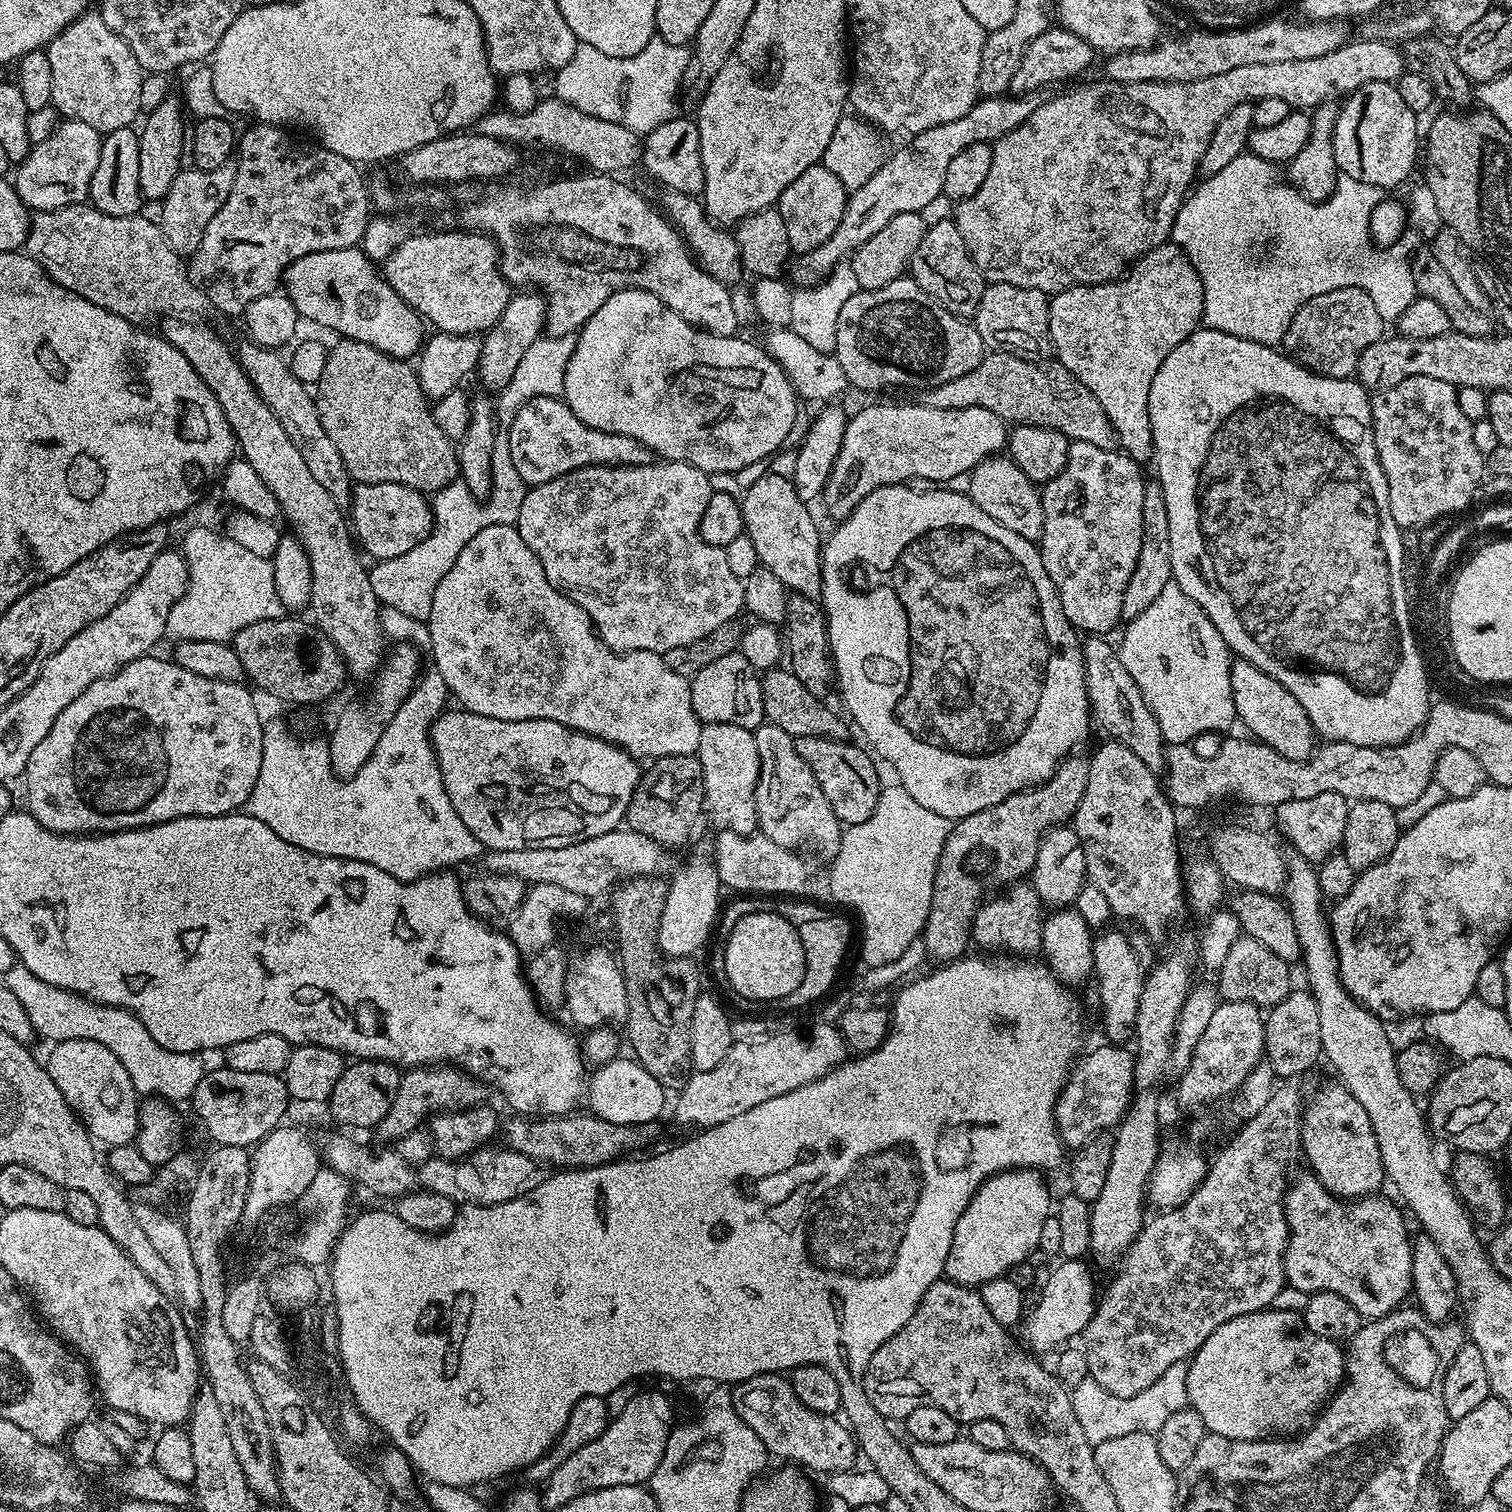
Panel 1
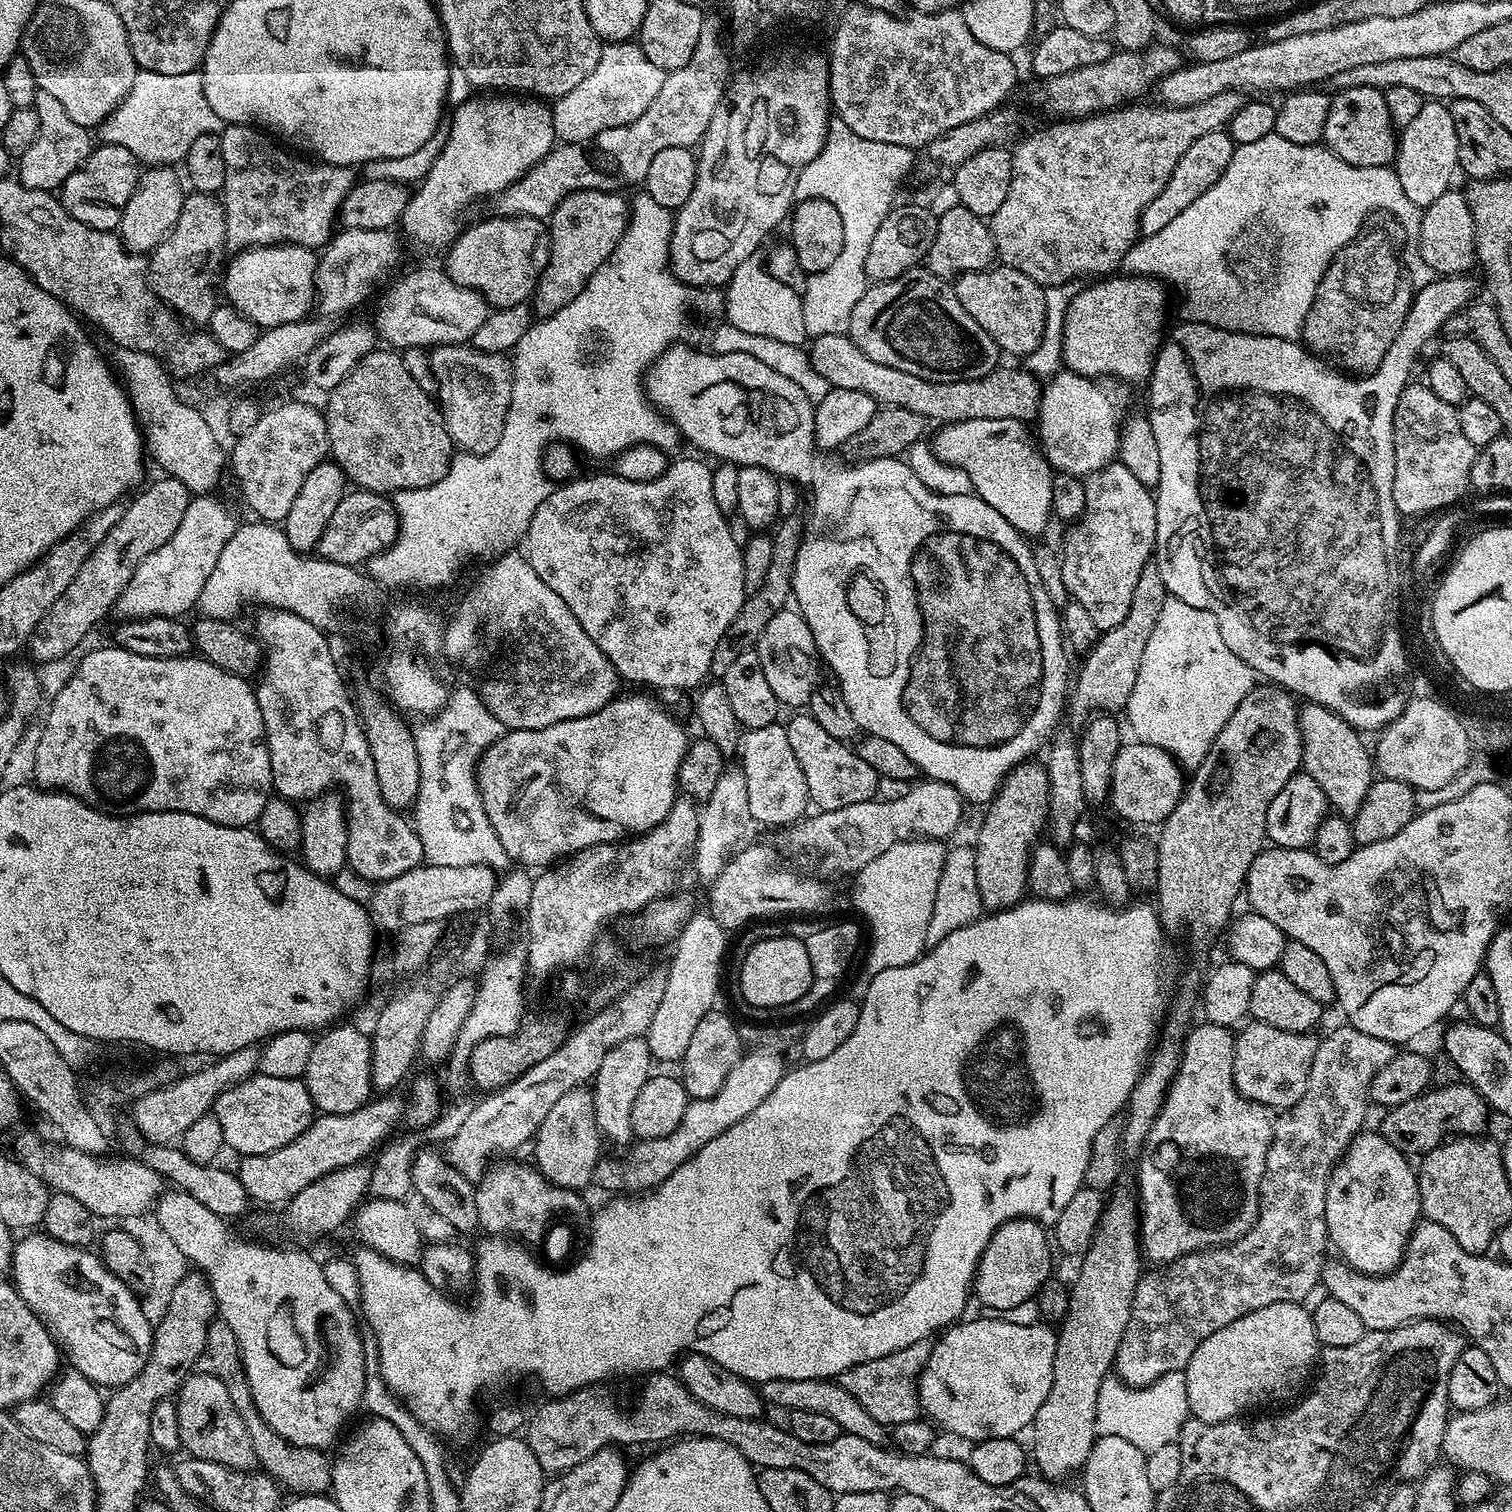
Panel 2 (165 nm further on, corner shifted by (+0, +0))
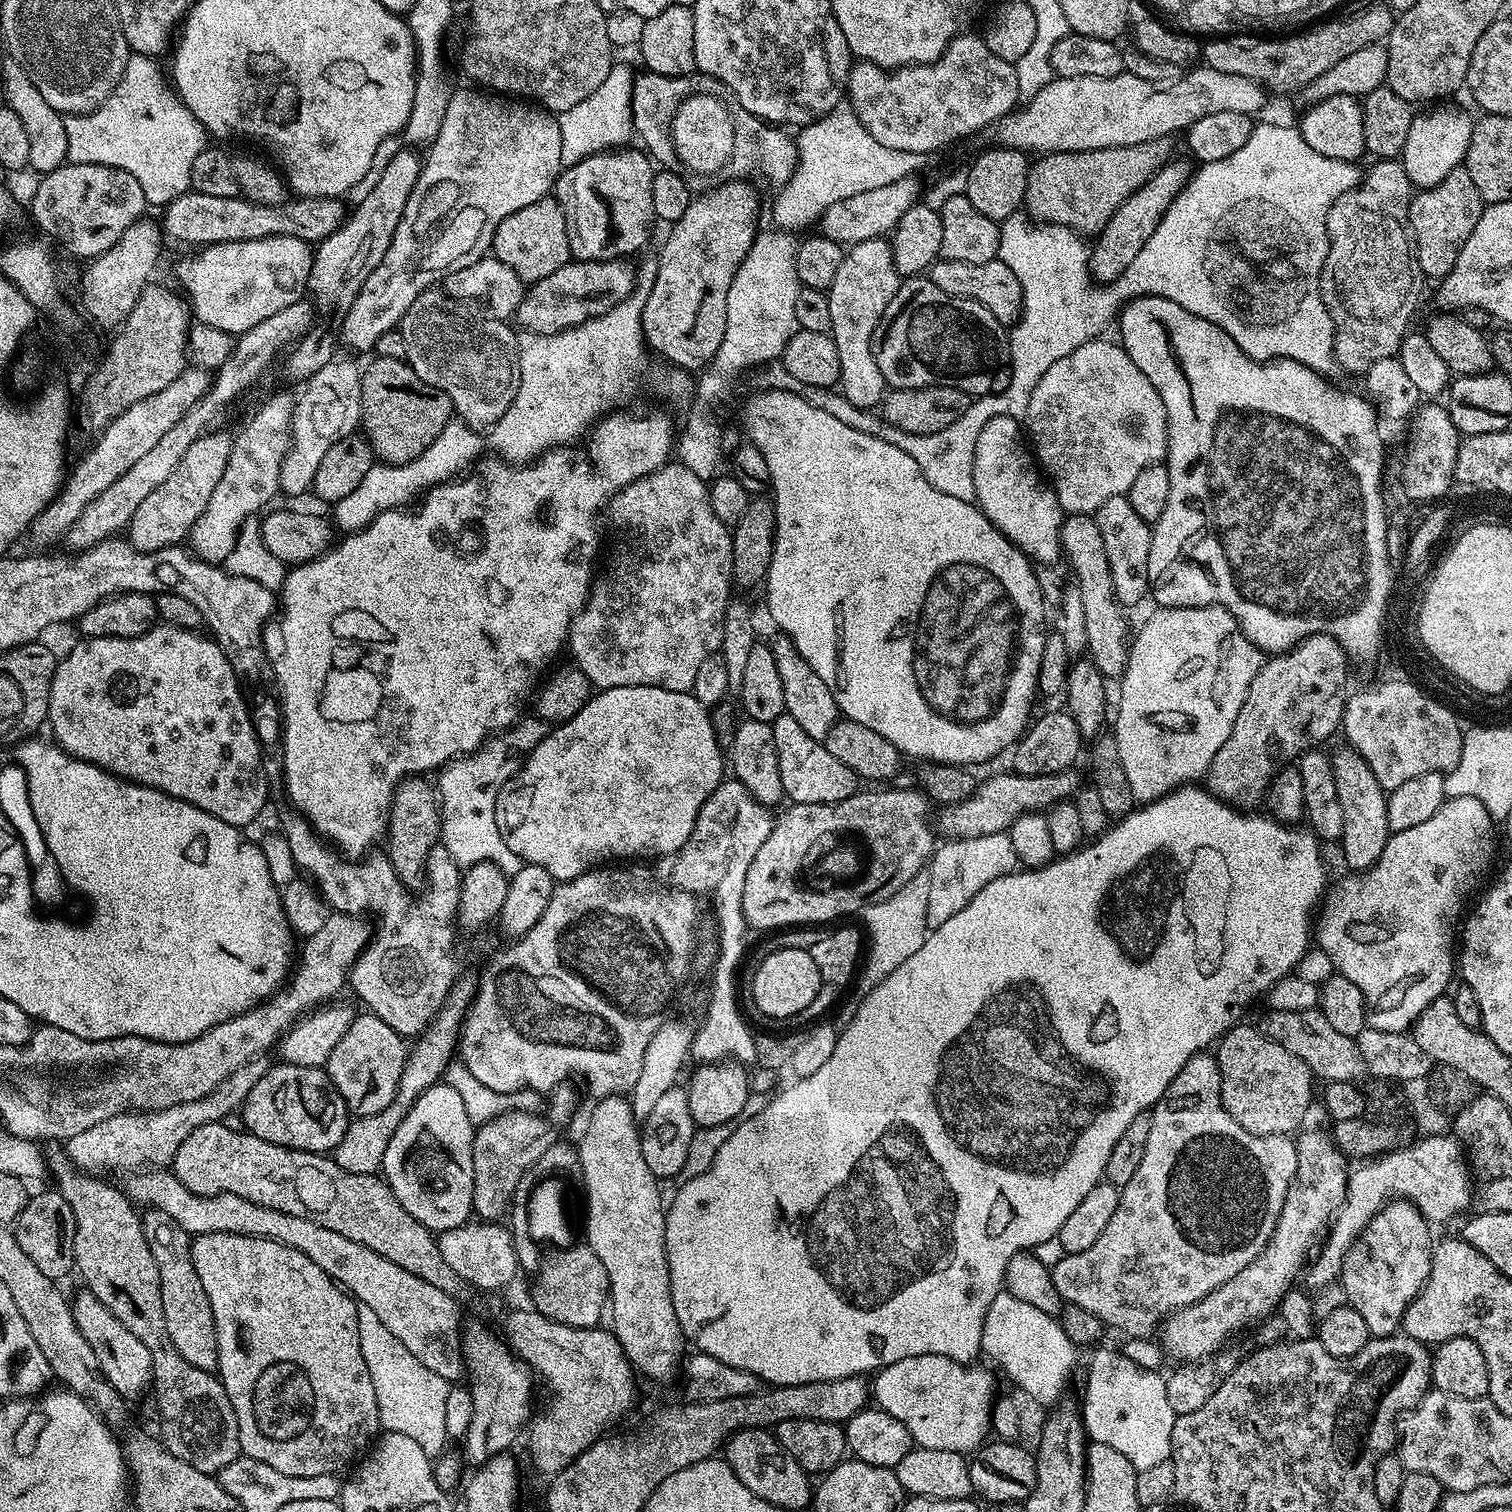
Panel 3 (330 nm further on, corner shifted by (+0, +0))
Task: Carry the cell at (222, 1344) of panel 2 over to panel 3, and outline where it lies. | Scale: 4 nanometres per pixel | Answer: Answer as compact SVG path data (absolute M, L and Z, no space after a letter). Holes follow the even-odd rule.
M148 1210L140 1217L146 1242L158 1266L161 1279L162 1309L166 1318L166 1330L174 1350L190 1362L190 1366L198 1366L207 1372L216 1372L218 1350L216 1349L216 1327L214 1314L210 1310L210 1302L206 1298L206 1290L202 1290L202 1282L198 1282L198 1270L194 1270L192 1261L193 1237L188 1235L182 1226L170 1214Z

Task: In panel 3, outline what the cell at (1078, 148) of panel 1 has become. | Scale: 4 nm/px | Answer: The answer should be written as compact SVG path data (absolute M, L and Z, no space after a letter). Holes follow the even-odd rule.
M1171 139L1138 146L1118 146L1089 152L1050 152L1031 165L1023 207L1033 221L1061 224L1085 238L1095 237L1110 222L1114 210L1130 198L1173 155Z

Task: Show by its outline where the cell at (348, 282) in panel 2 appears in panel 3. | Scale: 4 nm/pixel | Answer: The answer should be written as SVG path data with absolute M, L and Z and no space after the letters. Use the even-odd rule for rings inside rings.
M302 299L294 302L294 306L286 306L286 310L278 310L278 314L270 314L270 318L258 322L258 326L250 326L250 330L239 333L235 337L230 358L226 358L226 362L222 362L222 366L216 369L206 394L202 394L202 398L198 398L198 402L194 402L194 406L190 406L190 410L186 410L186 414L182 414L182 418L178 418L178 422L174 422L174 426L170 426L170 430L162 434L162 439L155 446L150 446L149 452L139 462L134 462L134 466L130 466L130 470L122 474L122 478L118 478L118 482L102 490L102 494L98 494L98 498L94 498L94 502L90 502L86 510L82 510L82 518L78 518L78 522L74 522L74 526L68 531L66 544L72 547L69 549L92 548L98 542L113 539L117 534L123 533L134 518L134 510L138 510L139 504L147 496L154 494L154 490L158 490L158 486L162 486L166 478L170 478L174 466L182 462L182 454L186 454L194 441L204 435L211 425L208 423L223 410L224 404L232 403L247 388L254 387L256 379L267 370L272 359L280 351L283 353L293 342L299 341L313 324L313 305L307 299Z

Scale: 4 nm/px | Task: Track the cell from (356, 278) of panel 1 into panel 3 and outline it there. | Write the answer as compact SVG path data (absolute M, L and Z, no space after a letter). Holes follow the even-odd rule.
M267 236L250 242L210 244L197 252L200 252L197 256L177 262L176 280L180 283L179 291L188 301L191 315L206 326L233 334L245 332L250 330L250 326L258 326L258 322L270 318L270 314L278 314L278 310L286 310L286 306L294 306L294 302L305 299L309 291L308 280L314 252L304 240L289 236Z

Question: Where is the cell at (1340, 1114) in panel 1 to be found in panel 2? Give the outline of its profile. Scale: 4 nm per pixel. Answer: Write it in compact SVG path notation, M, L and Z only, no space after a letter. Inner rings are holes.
M1361 1131L1349 1142L1339 1164L1332 1169L1326 1190L1326 1226L1331 1247L1336 1247L1335 1255L1339 1259L1367 1276L1386 1276L1395 1272L1402 1262L1408 1240L1422 1219L1420 1191L1413 1161L1390 1146L1390 1142L1379 1131L1368 1131Z

